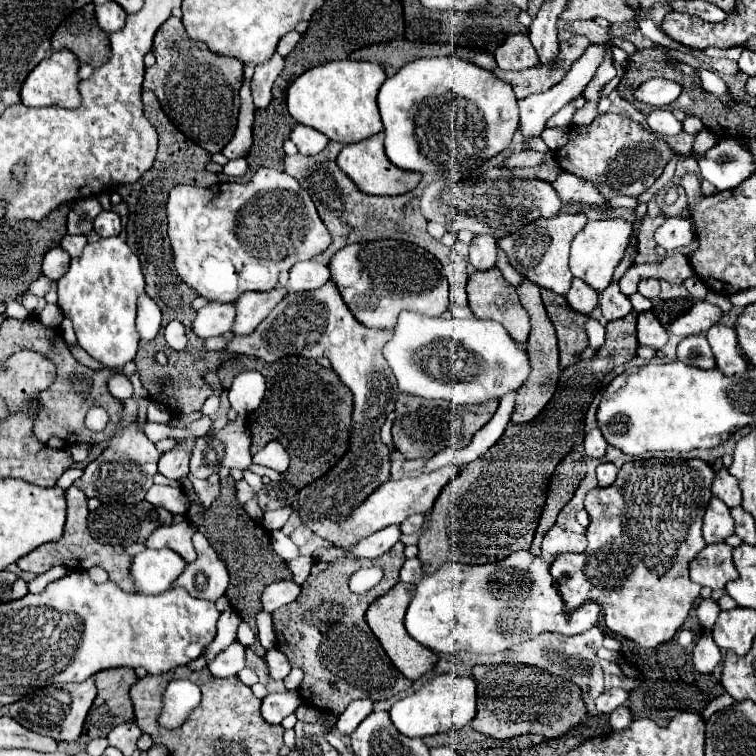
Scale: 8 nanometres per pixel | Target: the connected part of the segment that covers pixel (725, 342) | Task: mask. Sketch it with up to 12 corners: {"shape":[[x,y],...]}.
{"shape":[[714,324],[706,338],[720,372],[748,370],[734,328]]}

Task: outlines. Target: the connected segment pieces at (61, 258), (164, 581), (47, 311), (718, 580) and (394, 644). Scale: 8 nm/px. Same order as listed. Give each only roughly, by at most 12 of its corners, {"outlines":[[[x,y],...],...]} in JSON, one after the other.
{"outlines":[[[52,248],[44,254],[42,274],[60,280],[66,274],[70,256]],[[146,548],[134,556],[136,592],[166,592],[182,574],[174,550]],[[48,304],[40,312],[44,326],[60,326],[62,310]],[[706,546],[690,562],[690,580],[716,590],[736,578],[732,548]],[[398,582],[366,610],[392,664],[412,682],[438,656],[404,628],[414,584]]]}

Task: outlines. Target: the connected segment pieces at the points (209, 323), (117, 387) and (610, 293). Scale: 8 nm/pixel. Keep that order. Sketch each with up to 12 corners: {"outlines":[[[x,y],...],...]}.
{"outlines":[[[208,302],[198,310],[194,332],[222,336],[234,324],[236,302]],[[114,374],[108,380],[108,390],[124,402],[132,396],[132,384],[126,376]],[[618,282],[600,292],[598,302],[606,320],[620,320],[632,312]]]}

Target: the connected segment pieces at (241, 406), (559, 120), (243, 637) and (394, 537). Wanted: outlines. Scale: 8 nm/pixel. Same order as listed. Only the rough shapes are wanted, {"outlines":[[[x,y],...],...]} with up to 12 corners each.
{"outlines":[[[260,372],[234,378],[228,398],[240,416],[262,404],[266,382]],[[572,100],[548,120],[548,126],[570,126],[578,108]],[[246,622],[238,628],[238,642],[252,646],[256,640],[254,632]],[[388,526],[346,548],[358,558],[378,558],[400,540]]]}

